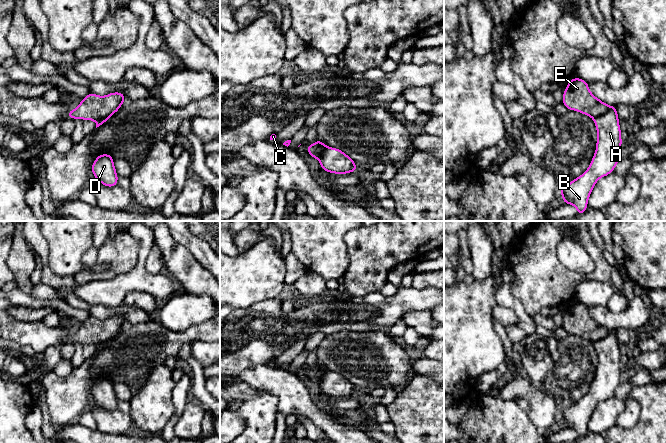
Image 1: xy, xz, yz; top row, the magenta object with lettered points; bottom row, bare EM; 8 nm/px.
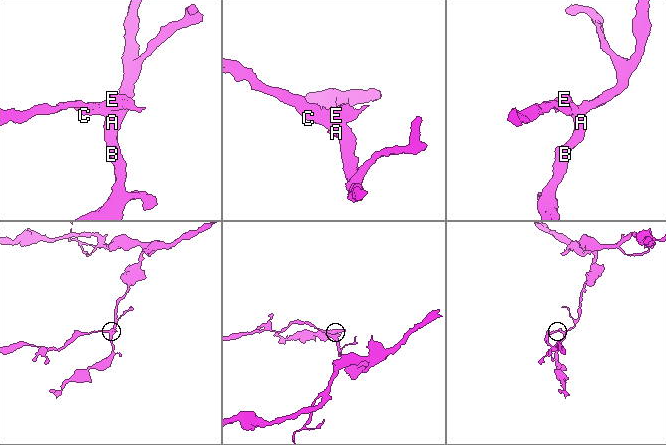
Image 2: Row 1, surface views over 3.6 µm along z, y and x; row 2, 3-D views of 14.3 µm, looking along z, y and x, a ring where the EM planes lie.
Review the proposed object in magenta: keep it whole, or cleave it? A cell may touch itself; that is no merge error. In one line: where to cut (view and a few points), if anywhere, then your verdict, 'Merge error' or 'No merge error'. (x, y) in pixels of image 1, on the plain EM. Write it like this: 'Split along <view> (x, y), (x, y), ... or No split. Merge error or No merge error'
Split along xy (120, 329), (111, 338), (96, 346). Merge error

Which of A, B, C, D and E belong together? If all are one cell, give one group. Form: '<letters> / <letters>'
A B D / C E

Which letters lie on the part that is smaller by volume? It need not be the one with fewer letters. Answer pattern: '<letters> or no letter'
C, E

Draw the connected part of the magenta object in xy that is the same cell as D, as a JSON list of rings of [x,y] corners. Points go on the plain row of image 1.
[[[108,377],[98,379],[91,390],[92,398],[105,411],[118,409],[118,399],[114,390],[114,383]]]

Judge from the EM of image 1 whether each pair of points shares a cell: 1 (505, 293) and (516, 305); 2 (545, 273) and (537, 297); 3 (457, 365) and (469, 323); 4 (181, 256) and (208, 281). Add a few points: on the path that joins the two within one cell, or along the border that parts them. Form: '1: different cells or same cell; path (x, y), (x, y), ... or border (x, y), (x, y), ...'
1: same cell; path (507, 296), (513, 302)
2: same cell; path (540, 279), (537, 284), (537, 291)
3: same cell; path (457, 355), (457, 335), (459, 333)
4: same cell; path (188, 263), (201, 276)

